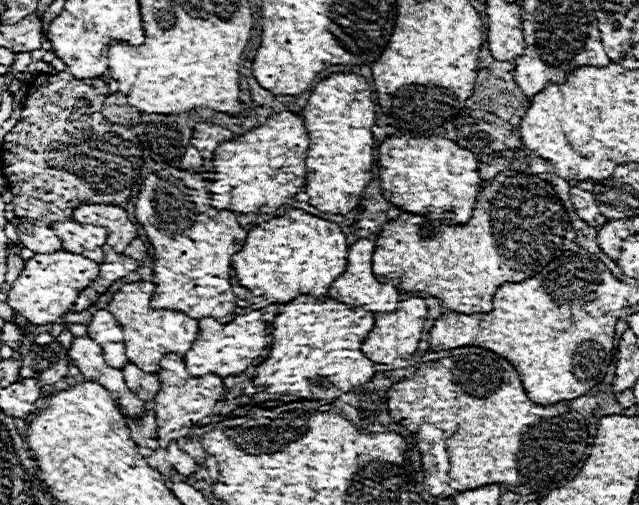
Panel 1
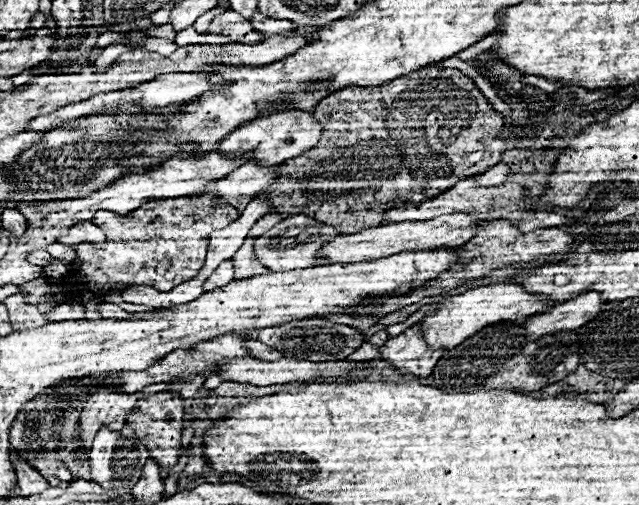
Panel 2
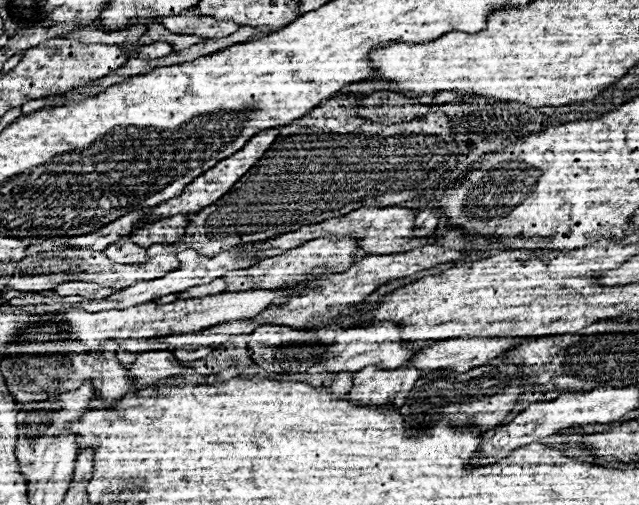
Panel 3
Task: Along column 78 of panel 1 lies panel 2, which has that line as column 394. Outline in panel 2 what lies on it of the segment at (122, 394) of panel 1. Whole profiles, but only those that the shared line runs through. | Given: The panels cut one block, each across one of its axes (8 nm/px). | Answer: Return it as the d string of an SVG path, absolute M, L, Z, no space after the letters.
M412 326L390 338L380 348L380 358L388 362L400 374L410 374L416 378L428 378L434 364L442 358L444 350L432 350L420 334L418 326Z

